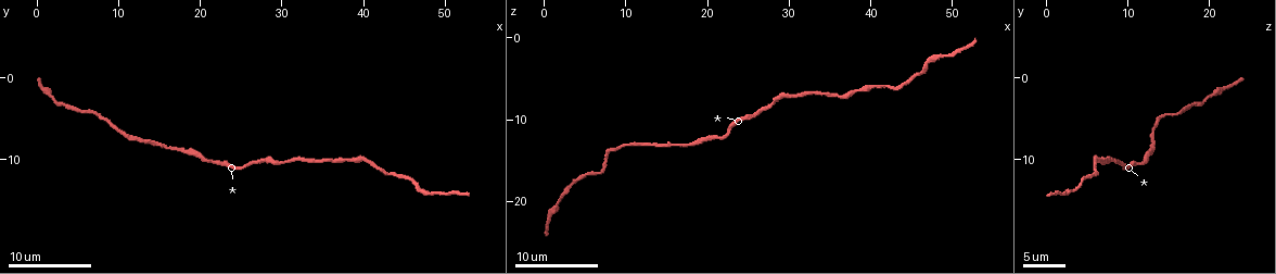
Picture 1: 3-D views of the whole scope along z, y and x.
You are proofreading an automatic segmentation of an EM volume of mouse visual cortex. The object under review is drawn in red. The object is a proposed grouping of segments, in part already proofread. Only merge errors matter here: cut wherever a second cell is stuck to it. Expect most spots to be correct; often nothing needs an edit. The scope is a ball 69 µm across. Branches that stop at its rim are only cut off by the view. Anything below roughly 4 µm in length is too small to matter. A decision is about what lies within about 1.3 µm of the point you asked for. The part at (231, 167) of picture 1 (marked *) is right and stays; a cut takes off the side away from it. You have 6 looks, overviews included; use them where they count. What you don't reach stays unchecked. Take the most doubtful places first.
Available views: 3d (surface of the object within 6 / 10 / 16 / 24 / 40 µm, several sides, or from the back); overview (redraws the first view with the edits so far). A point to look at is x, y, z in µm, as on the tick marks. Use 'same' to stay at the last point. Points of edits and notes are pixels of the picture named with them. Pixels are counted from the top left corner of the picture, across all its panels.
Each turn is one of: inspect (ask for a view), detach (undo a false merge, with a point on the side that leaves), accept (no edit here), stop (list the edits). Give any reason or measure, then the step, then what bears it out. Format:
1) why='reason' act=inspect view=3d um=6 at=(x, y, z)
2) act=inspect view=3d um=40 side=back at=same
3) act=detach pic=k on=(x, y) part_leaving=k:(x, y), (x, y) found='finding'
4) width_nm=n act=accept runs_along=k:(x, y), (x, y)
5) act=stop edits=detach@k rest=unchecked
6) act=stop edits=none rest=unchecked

why='calibre changes' act=inspect view=3d um=10 at=(47.8, 14.2, 2.8)

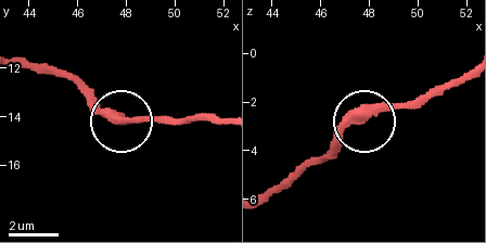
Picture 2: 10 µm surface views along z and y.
act=accept runs_along=2:(260, 200), (297, 180), (347, 127), (420, 102) found='all the same cell'

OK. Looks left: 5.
why='thick turns thin' act=inspect view=3d um=10 at=(0.6, 1.0, 22.0)

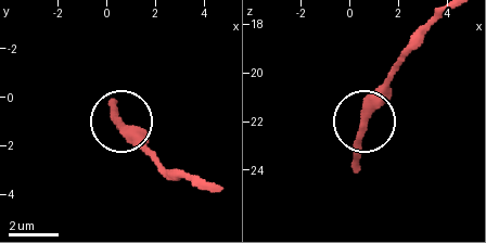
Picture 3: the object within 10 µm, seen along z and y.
why='other side' act=inspect view=3d um=10 side=back at=(0.6, 1.1, 22.2)

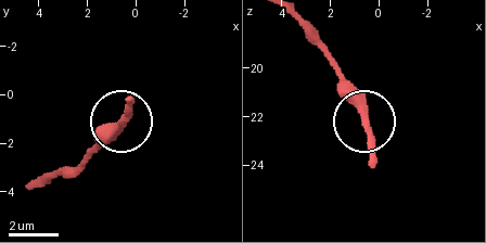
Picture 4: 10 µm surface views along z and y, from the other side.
act=accept runs_along=4:(295, 20), (365, 117) found='one cell here'

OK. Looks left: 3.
why='thick turns thin' act=inspect view=3d um=10 at=(18.2, 9.0, 13.2)

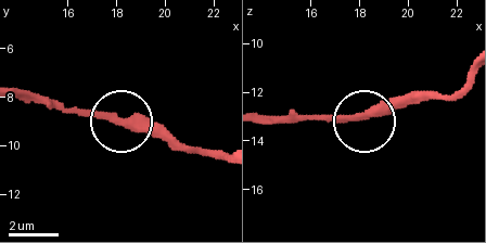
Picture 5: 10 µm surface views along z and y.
act=accept runs_along=5:(463, 84), (450, 93), (420, 96), (357, 120), (291, 120) found='one cell here'

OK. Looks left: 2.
act=stop edits=none rest=unchecked

